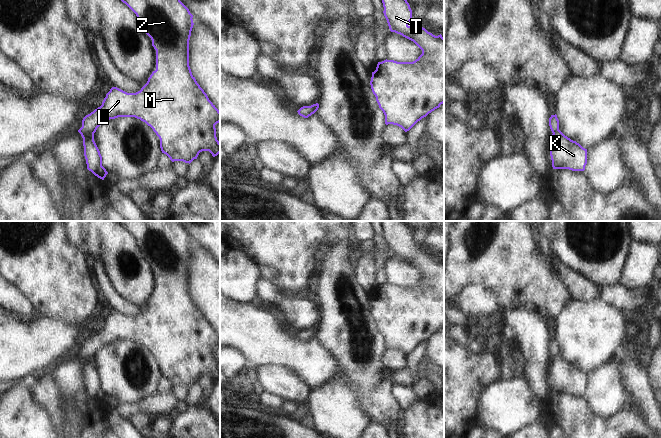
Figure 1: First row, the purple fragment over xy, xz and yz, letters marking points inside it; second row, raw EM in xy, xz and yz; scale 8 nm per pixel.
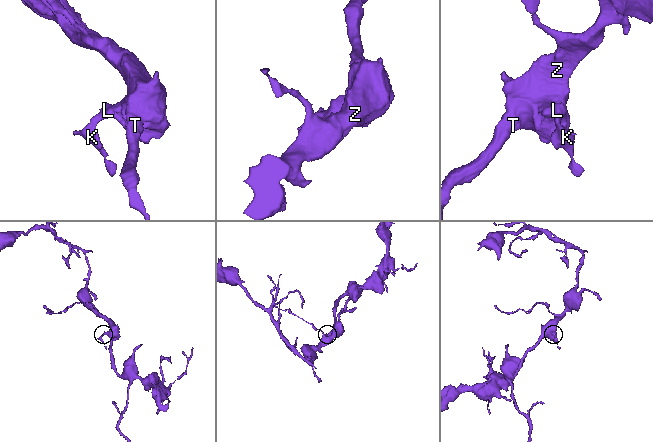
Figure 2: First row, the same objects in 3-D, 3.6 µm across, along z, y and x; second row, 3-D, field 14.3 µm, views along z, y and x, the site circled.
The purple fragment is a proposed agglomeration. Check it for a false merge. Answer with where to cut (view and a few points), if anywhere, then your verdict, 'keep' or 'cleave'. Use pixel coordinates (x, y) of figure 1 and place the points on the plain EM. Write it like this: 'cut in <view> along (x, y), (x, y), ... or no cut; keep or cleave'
no cut; keep

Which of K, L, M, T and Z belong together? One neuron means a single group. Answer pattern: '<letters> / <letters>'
K L M T Z

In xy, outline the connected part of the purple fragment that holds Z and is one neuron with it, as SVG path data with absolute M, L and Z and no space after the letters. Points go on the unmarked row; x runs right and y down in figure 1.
M178 221L118 222L136 238L144 256L151 262L152 270L156 274L156 294L136 317L127 317L117 311L112 311L106 318L102 329L83 342L82 351L78 356L83 362L87 393L102 404L108 398L102 390L102 380L94 365L94 357L102 347L118 341L135 341L150 350L160 363L162 377L166 378L172 386L183 385L190 388L202 375L209 375L213 381L217 380L220 377L220 366L216 361L215 349L220 346L220 335L197 307L189 290L189 264L194 249L193 239Z

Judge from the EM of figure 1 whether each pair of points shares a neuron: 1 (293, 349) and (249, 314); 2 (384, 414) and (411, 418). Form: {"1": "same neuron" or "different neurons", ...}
{"1": "same neuron", "2": "different neurons"}

